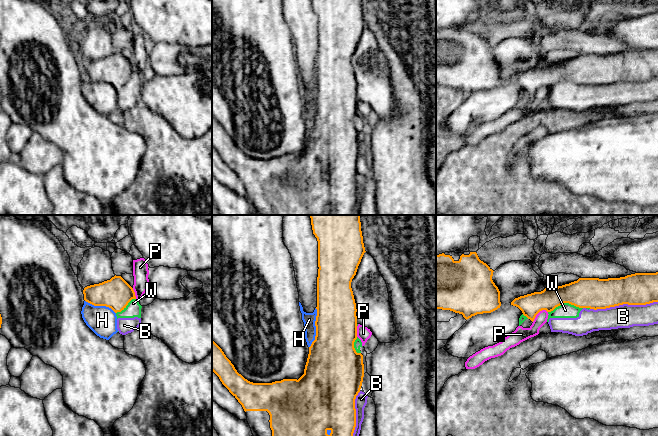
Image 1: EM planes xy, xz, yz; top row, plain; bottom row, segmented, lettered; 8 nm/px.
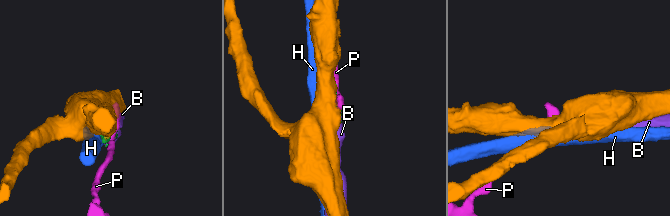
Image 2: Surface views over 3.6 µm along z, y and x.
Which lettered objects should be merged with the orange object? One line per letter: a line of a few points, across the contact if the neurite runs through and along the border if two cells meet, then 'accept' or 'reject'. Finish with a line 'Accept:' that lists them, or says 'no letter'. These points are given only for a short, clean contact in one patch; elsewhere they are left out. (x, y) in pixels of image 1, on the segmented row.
B: reject
H: reject
P: reject
W: reject
Accept: no letter

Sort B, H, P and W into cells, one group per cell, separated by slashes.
B W / H / P

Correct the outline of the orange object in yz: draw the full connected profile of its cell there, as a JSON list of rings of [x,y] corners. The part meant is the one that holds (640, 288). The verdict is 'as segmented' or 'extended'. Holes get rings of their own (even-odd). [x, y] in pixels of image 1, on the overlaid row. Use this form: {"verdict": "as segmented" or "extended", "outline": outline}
{"verdict": "as segmented", "outline": [[[658,272],[608,279],[579,278],[569,284],[520,296],[511,305],[518,307],[533,322],[540,311],[551,312],[563,303],[597,310],[653,302],[658,302]]]}

